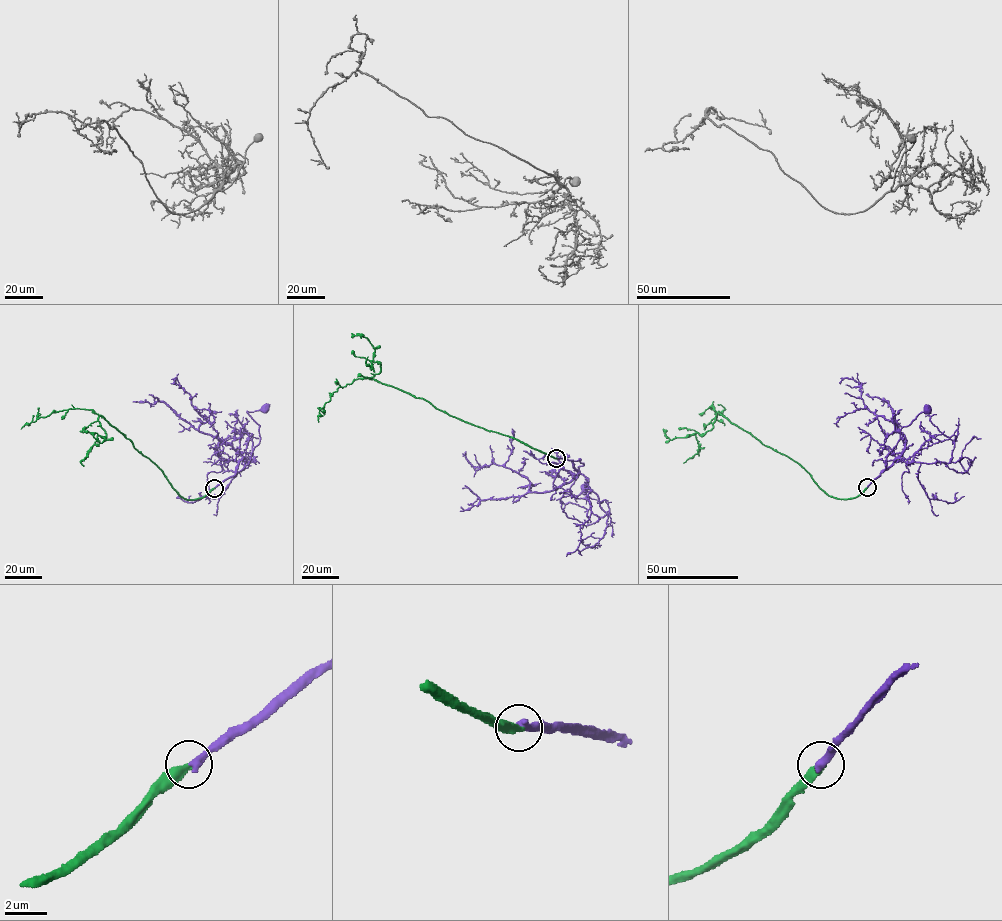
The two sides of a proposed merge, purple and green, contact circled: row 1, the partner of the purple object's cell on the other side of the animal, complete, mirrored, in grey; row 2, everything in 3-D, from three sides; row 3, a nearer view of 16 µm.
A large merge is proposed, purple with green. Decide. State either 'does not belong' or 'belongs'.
does not belong

